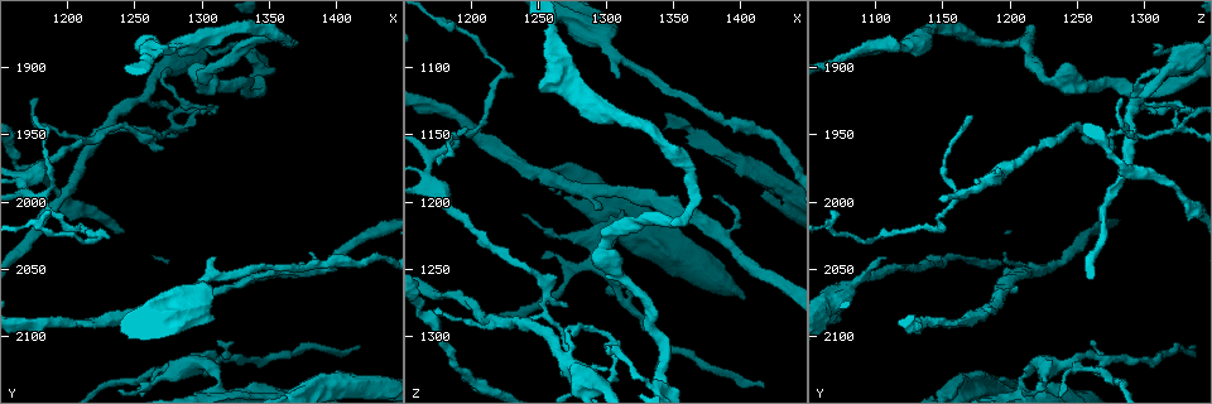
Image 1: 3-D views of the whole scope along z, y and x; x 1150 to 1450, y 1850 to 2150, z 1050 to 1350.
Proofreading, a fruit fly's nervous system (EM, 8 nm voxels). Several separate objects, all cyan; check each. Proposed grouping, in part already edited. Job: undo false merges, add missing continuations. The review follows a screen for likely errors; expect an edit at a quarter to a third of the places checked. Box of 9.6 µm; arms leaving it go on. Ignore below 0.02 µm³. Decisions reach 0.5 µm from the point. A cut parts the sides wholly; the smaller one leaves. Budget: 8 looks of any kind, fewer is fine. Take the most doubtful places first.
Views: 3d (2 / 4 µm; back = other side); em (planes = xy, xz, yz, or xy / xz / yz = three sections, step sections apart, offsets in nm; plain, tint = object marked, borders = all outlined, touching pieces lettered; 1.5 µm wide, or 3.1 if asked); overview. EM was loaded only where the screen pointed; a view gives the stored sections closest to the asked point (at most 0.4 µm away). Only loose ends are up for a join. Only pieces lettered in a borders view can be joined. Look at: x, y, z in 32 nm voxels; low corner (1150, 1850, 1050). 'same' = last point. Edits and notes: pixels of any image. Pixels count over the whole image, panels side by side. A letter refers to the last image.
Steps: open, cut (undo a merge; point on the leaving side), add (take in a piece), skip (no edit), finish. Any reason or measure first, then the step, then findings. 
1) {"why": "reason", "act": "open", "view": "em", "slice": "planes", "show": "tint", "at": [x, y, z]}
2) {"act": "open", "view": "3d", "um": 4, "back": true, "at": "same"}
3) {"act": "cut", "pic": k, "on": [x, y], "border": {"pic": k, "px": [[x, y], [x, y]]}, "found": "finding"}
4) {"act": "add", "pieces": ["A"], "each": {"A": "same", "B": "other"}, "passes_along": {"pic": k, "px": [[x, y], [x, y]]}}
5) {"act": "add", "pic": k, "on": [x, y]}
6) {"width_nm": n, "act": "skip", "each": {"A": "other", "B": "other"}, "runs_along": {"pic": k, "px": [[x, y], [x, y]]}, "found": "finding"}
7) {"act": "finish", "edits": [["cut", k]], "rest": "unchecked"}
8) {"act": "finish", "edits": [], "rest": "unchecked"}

{"why": "abrupt turn", "act": "open", "view": "em", "slice": "planes", "show": "borders", "at": [1358, 1876, 1214]}

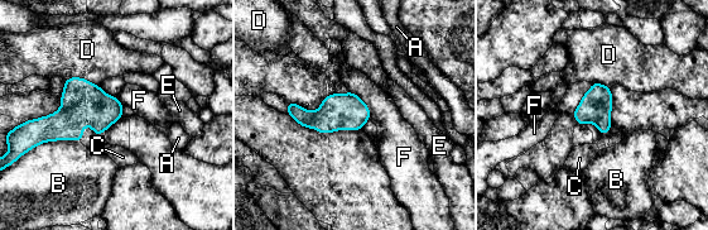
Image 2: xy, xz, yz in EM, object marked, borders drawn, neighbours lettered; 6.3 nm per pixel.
{"act": "skip", "each": {"A": "other", "B": "other", "C": "other", "D": "other", "E": "other", "F": "other"}, "found": "one neuron here"}

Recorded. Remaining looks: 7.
{"why": "an open end", "act": "open", "view": "em", "slice": "planes", "show": "borders", "at": [1308, 2042, 1108]}

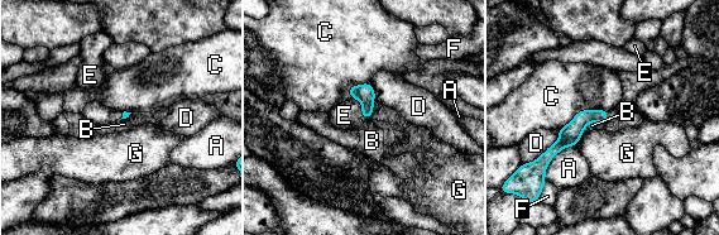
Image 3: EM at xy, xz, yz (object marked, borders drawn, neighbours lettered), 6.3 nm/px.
{"act": "add", "pieces": ["E"], "each": {"A": "other", "B": "other", "C": "other", "D": "other", "E": "same", "F": "other", "G": "other"}, "found": "it goes on there"}

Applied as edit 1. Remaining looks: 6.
{"act": "open", "view": "em", "slice": "planes", "show": "tint", "at": [1398, 2134, 1166]}

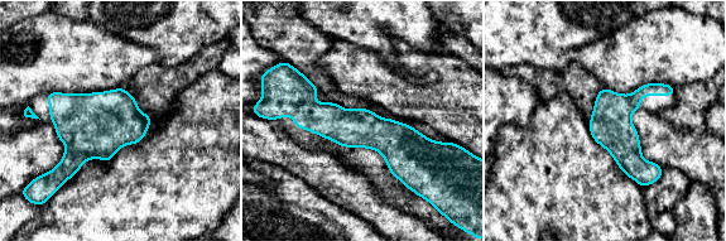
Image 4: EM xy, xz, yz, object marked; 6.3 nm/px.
{"why": "what lies round it", "act": "open", "view": "em", "slice": "planes", "show": "borders", "at": "same"}

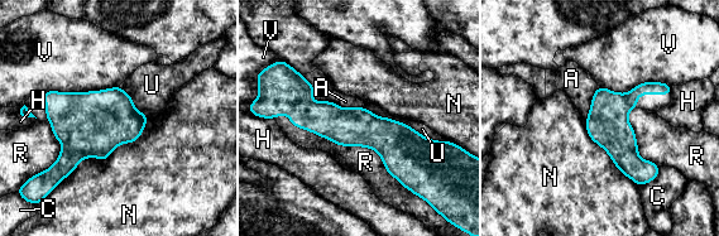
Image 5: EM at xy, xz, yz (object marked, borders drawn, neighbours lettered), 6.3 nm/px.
{"longest_contact_nm": ["N", 750], "act": "skip", "each": {"A": "other", "C": "other", "H": "other", "N": "other", "R": "other", "U": "other", "V": "other"}, "found": "all the same neuron"}

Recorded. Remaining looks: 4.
{"act": "finish", "edits": [["add", 3]], "rest": "unchecked"}

